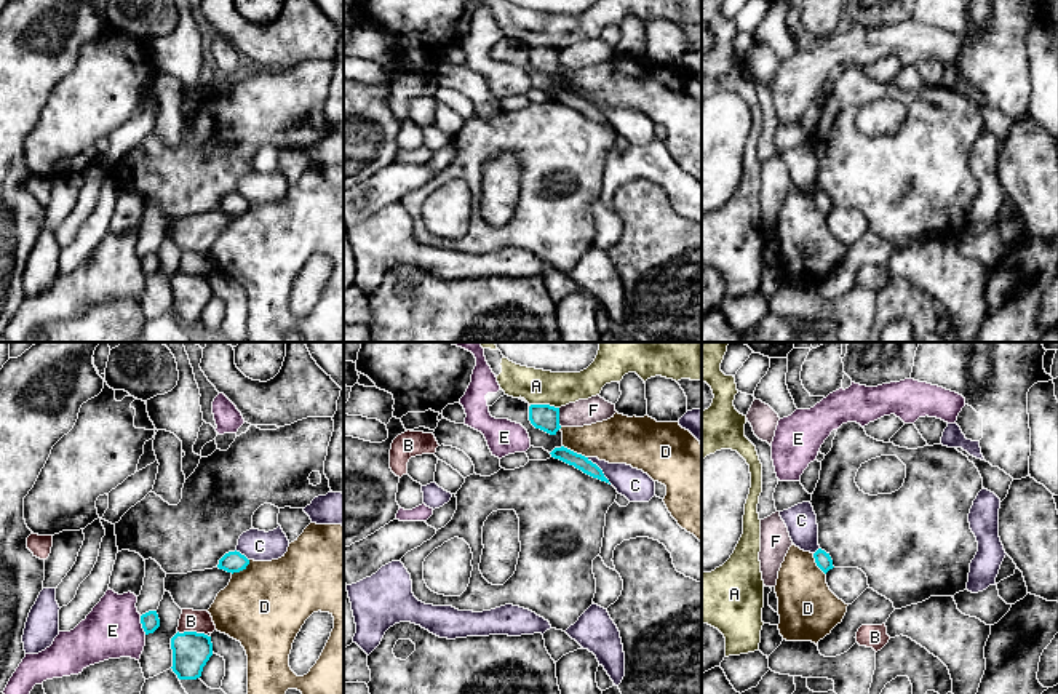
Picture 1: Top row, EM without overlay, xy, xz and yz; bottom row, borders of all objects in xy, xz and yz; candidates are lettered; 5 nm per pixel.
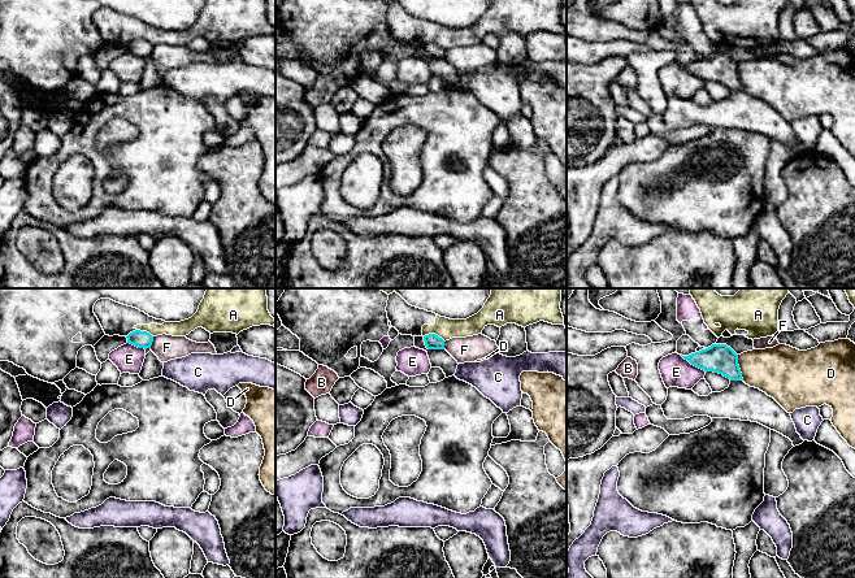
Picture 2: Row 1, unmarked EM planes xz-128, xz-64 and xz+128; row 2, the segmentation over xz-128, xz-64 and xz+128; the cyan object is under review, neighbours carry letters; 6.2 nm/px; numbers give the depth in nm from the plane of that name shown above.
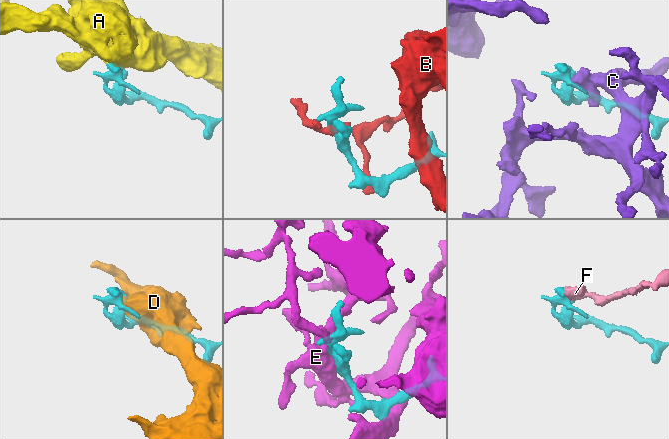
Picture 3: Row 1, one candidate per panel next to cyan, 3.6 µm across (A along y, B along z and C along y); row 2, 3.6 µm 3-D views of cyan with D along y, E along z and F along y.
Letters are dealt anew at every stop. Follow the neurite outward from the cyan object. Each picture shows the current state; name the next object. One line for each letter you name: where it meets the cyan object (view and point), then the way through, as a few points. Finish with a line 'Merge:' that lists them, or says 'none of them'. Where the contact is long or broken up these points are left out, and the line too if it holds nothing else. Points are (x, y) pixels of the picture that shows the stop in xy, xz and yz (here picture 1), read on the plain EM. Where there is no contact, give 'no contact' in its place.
Merge: none of them

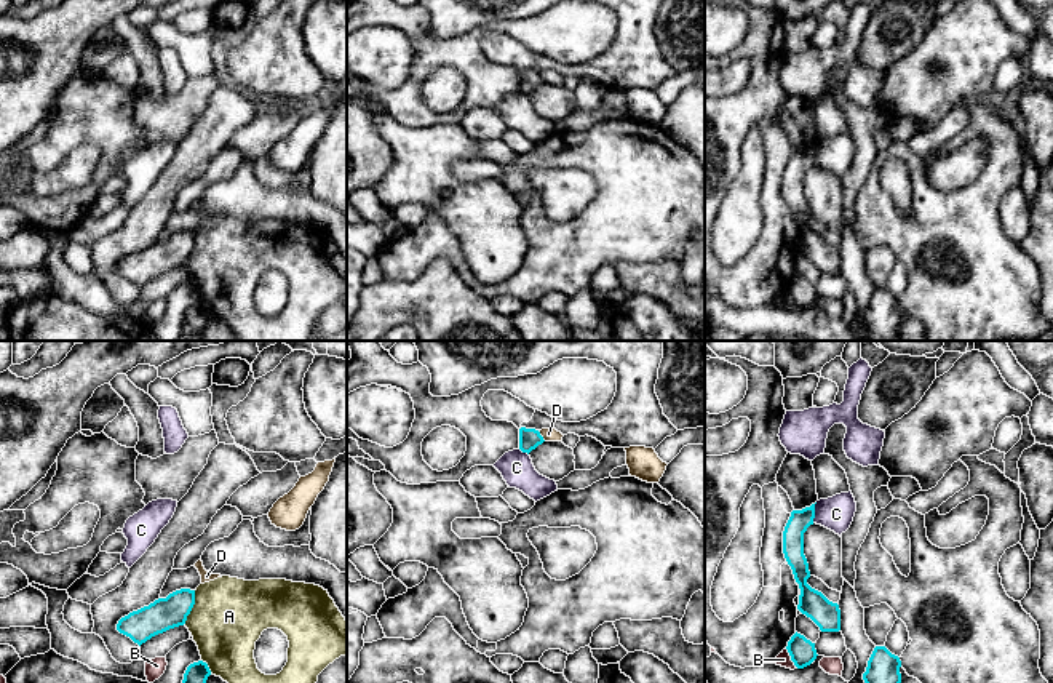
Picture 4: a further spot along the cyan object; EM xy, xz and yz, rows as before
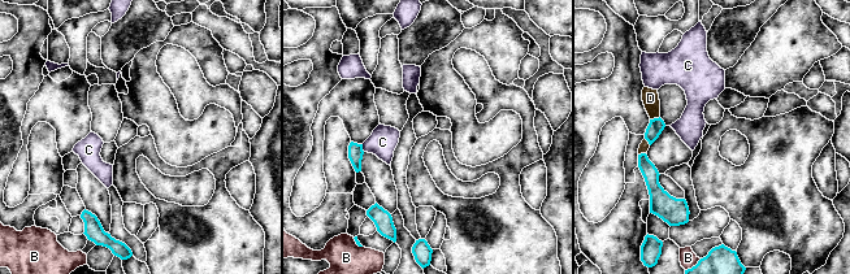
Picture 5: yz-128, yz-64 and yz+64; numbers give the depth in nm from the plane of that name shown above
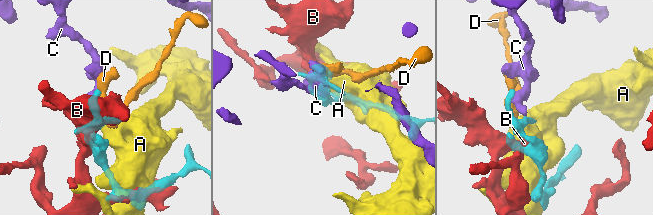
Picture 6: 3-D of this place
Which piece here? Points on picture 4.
Merge: none of them

